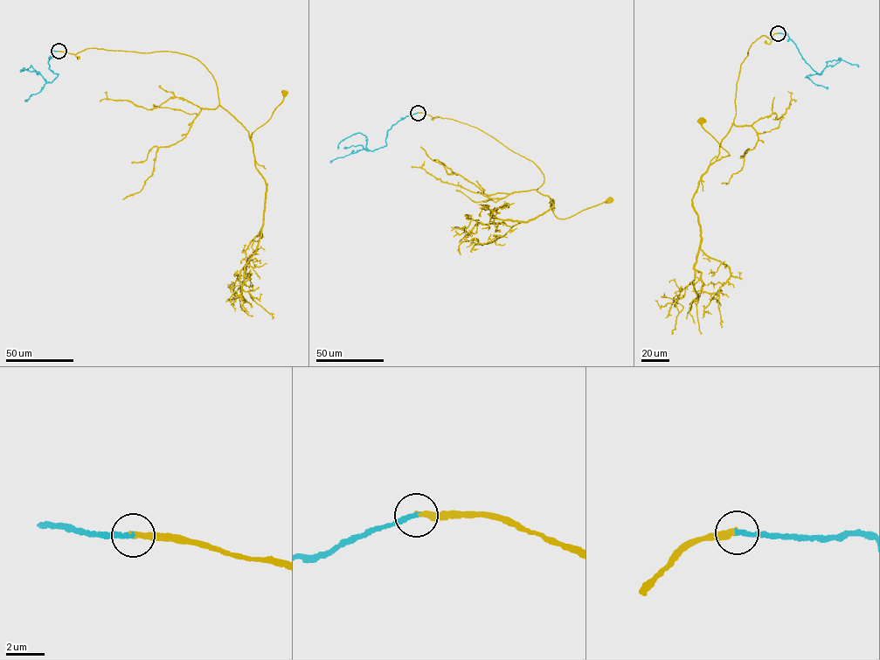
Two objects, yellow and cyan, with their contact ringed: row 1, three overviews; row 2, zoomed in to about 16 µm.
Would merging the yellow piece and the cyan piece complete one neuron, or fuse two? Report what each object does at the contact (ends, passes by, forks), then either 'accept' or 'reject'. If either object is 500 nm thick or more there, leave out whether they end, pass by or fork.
yellow ends; cyan ends; accept

